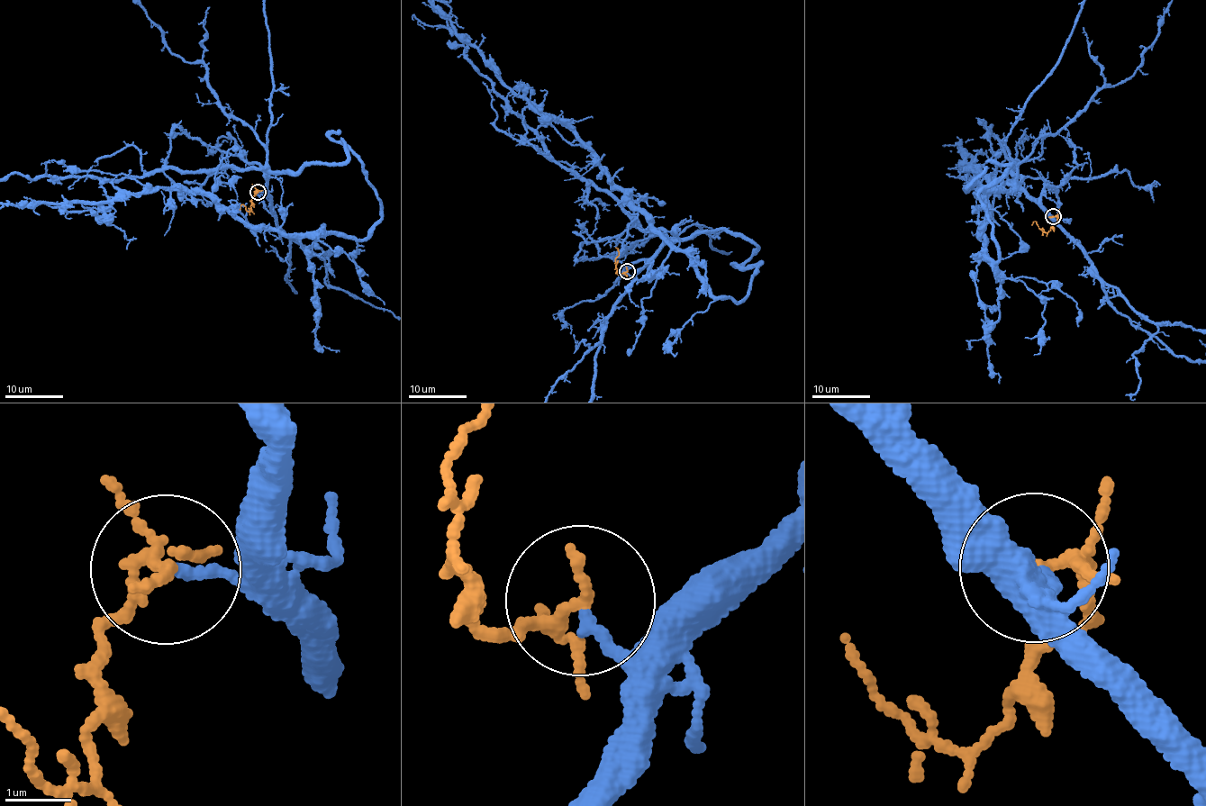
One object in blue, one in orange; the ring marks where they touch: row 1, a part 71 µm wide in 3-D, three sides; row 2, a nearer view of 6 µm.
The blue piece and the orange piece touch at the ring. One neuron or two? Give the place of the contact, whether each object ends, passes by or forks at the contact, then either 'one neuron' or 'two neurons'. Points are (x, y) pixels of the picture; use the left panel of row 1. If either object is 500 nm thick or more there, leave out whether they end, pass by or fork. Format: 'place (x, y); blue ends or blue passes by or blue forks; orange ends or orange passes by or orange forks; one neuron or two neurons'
place (258, 192); blue ends; orange forks; one neuron

